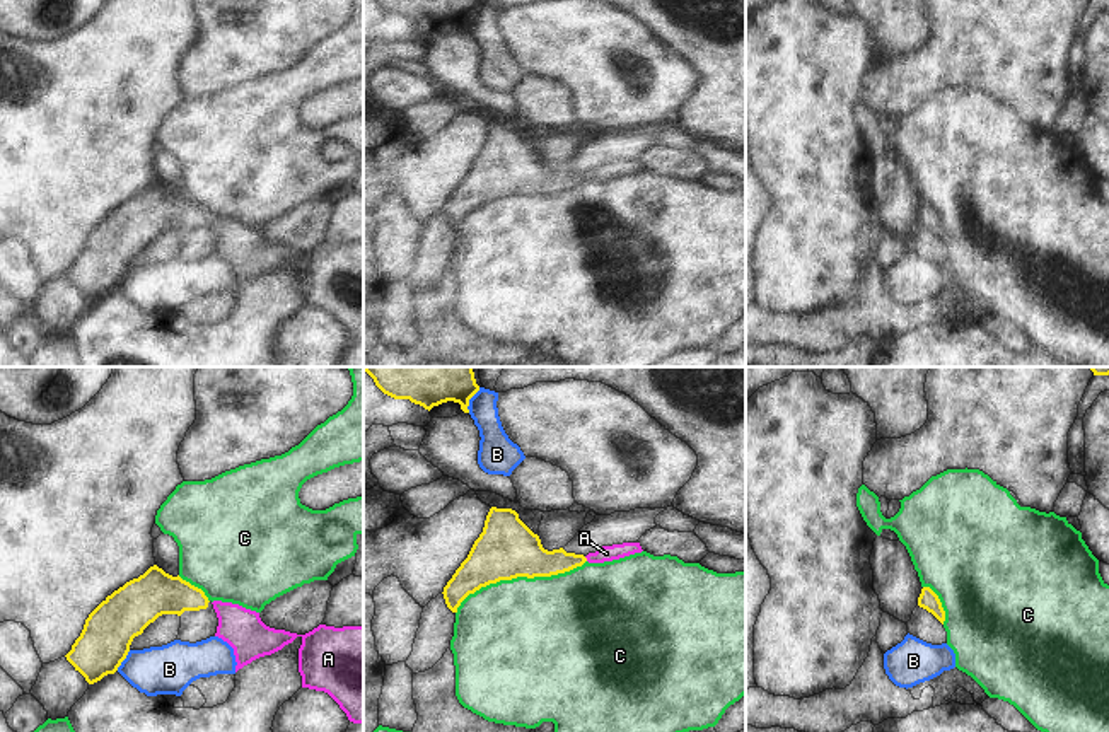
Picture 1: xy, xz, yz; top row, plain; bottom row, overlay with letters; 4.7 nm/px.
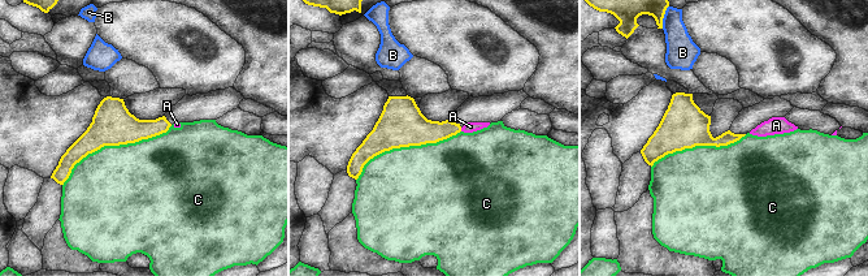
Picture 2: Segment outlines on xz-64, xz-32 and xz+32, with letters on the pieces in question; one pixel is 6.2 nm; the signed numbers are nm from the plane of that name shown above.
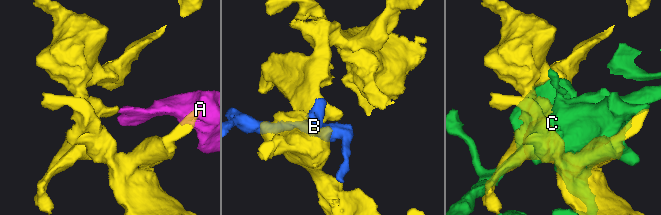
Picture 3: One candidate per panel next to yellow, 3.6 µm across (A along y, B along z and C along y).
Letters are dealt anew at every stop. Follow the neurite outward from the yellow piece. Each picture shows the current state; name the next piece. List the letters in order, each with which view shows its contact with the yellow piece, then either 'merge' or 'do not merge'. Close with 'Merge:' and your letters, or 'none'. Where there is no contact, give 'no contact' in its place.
A: xz | merge
B: xz | do not merge
C: xz | do not merge
Merge: A

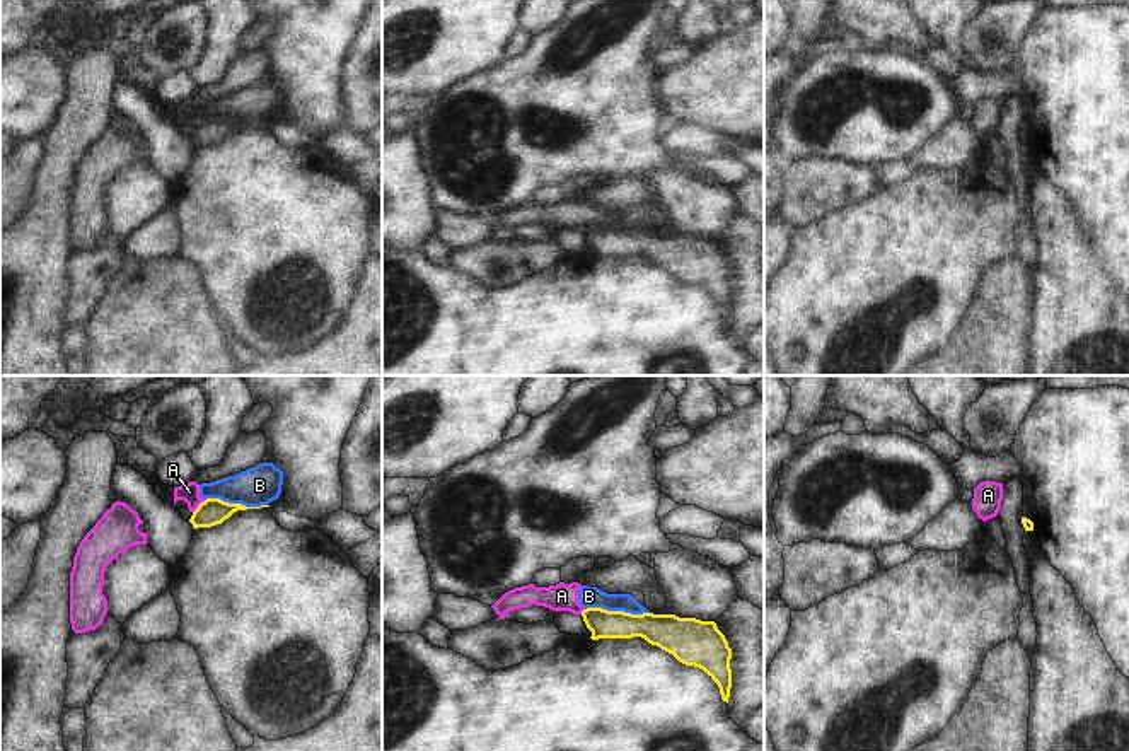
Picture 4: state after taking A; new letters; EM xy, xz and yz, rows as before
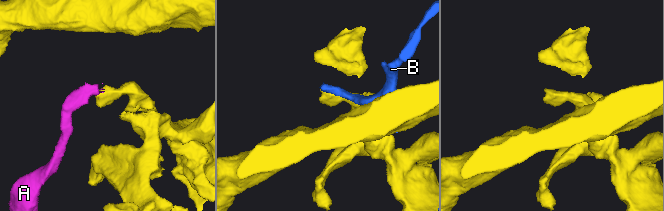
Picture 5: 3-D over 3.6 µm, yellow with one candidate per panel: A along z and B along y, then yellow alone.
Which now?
A: xy | do not merge
B: xz | do not merge
Merge: none

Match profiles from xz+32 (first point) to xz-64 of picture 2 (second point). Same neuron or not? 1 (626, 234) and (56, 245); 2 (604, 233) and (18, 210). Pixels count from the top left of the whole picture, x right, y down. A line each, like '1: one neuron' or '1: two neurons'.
1: one neuron
2: two neurons

